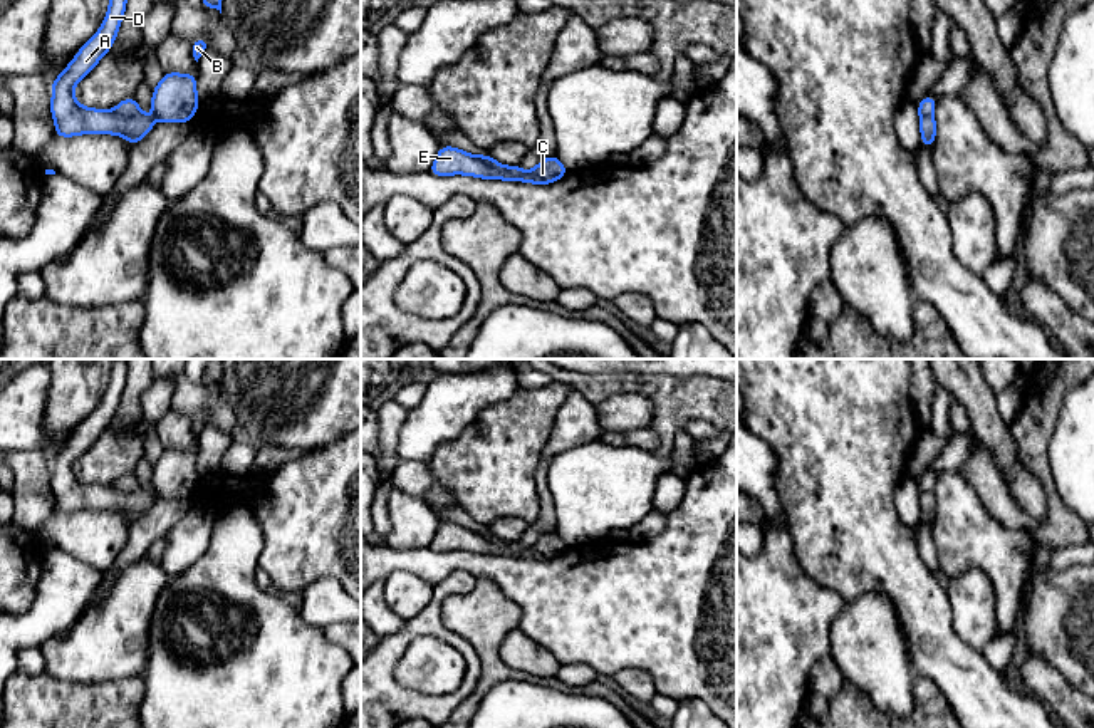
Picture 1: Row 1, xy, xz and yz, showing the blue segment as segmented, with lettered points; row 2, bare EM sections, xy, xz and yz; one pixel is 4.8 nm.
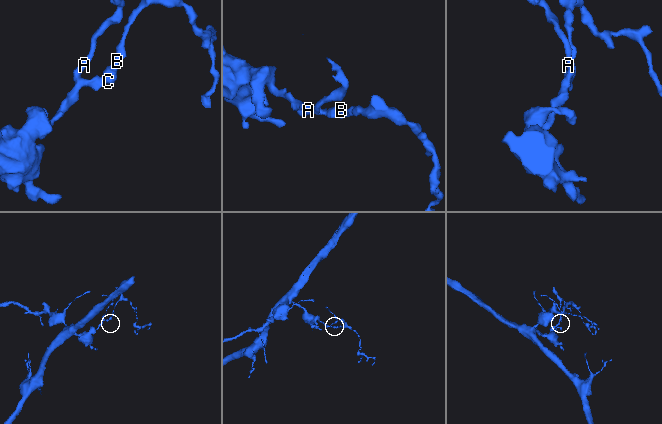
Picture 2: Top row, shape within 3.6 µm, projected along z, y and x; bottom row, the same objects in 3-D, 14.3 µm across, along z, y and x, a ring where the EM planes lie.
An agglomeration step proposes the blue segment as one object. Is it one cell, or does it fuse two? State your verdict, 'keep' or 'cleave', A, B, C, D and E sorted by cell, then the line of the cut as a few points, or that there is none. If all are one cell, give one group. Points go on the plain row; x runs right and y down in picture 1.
cleave; groups A D E / B C; cut xy (113, 485), (119, 490), (138, 488)

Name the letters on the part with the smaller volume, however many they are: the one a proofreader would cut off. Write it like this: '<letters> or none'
B, C

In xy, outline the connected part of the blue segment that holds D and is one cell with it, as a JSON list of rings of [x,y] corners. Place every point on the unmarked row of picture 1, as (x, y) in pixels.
[[[112,359],[109,384],[102,401],[82,421],[64,448],[52,456],[50,488],[55,497],[55,512],[116,510],[124,512],[129,522],[134,522],[154,503],[154,498],[144,488],[119,491],[114,486],[82,483],[72,470],[74,461],[111,426],[126,387],[126,377],[128,359]]]

